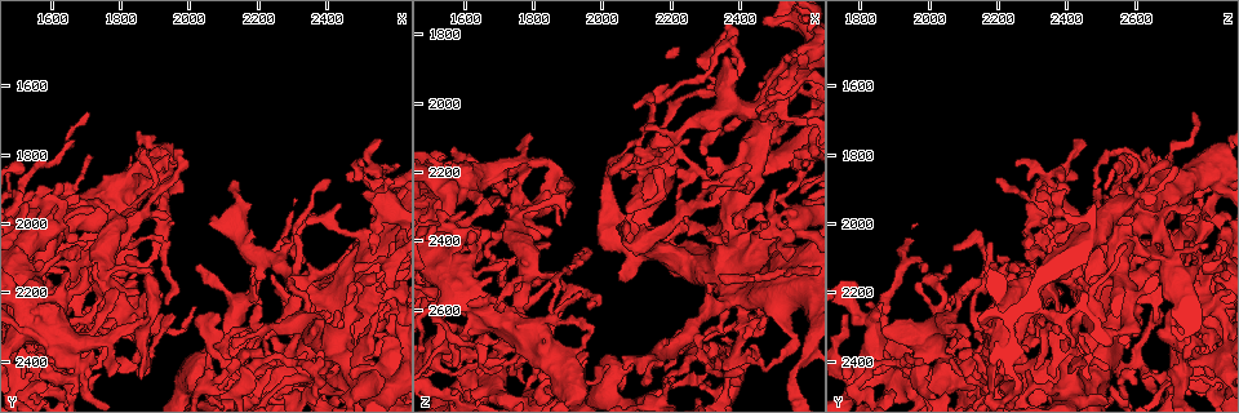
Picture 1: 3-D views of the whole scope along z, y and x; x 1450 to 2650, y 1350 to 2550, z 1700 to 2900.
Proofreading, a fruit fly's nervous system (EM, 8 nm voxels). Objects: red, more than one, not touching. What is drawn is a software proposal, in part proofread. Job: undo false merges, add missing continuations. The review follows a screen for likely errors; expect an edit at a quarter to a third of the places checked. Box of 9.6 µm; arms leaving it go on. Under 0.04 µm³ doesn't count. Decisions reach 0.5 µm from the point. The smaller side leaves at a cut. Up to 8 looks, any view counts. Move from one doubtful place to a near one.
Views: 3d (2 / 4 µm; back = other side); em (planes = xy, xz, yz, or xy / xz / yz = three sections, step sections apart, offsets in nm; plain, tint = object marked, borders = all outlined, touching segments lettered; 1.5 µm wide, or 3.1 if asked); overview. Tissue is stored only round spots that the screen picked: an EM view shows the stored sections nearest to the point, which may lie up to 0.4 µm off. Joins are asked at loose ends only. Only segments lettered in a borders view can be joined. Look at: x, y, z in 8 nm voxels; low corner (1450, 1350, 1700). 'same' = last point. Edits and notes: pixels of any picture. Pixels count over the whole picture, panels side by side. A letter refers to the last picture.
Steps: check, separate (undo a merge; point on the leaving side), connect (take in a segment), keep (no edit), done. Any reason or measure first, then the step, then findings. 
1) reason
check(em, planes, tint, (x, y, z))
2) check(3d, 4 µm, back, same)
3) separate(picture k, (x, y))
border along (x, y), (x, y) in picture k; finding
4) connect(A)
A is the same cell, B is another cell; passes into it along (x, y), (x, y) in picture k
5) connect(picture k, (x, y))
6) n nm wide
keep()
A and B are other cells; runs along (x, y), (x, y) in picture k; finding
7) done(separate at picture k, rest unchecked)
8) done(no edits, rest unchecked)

branch stops here
check(em, planes, borders, (1780, 2420, 2090))

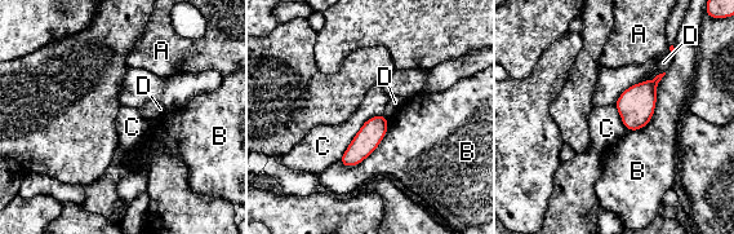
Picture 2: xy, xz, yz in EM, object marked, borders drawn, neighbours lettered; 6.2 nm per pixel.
160 nm wide; B touches over 440 nm
keep()
A, B, C and D are other cells; no lettered segment goes on from it

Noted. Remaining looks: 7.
tapers out
check(3d, 4 µm, (1850, 2430, 2410))

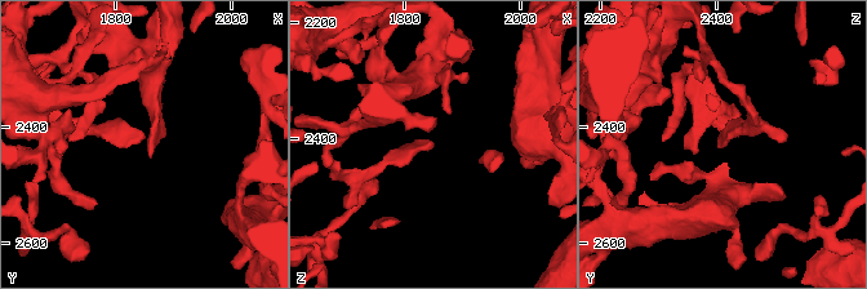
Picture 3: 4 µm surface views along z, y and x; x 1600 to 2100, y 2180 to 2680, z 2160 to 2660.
now the EM
check(em, planes, borders, (1845, 2430, 2400))

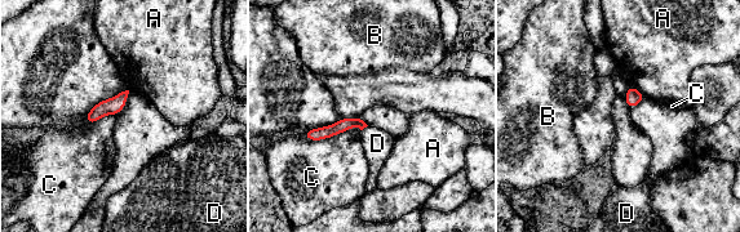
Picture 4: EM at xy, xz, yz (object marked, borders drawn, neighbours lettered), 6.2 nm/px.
C touches over 380 nm
keep()
A, B, C and D are other cells; border along (342, 116), (358, 119) in picture 4; no lettered segment goes on from it

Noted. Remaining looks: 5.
check(em, planes, borders, (2020, 2480, 2760))

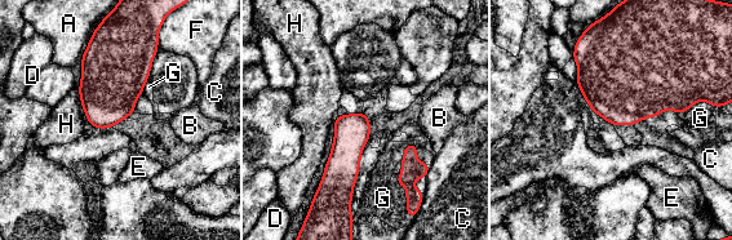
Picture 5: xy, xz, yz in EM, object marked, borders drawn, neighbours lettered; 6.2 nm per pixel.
220 nm wide
keep()
A, B, C, D, E, F, G and H are other cells; border along (76, 89), (83, 109) in picture 5; none of them fits

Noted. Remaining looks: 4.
done(no edits, rest unchecked)

